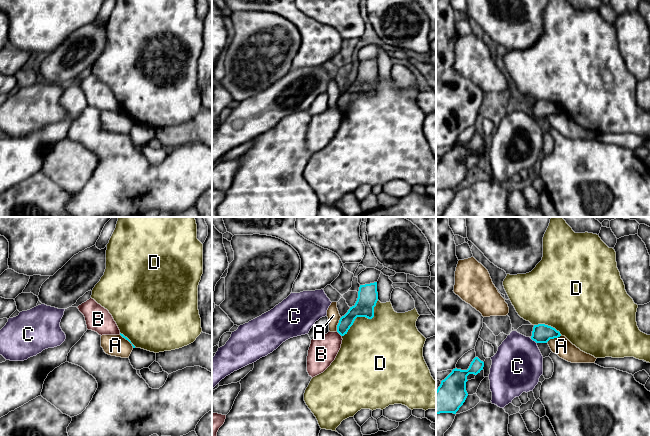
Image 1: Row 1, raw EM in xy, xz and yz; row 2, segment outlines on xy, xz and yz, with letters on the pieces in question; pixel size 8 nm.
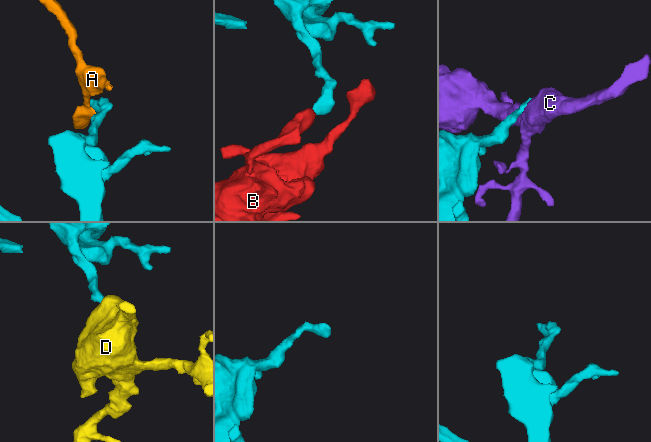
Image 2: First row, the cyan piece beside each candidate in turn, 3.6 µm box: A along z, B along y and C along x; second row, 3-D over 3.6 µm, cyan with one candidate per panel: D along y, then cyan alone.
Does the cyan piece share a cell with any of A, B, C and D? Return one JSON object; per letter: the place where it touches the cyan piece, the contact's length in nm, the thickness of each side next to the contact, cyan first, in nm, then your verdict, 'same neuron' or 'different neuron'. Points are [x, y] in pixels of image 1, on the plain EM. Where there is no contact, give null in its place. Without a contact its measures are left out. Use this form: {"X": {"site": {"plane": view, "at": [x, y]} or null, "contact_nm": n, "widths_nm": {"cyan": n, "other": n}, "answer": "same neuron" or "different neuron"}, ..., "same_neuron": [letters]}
{"A": {"site": {"plane": "yz", "at": [553, 114]}, "contact_nm": 140, "widths_nm": {"cyan": 150, "other": 150}, "answer": "different neuron"}, "B": {"site": {"plane": "xz", "at": [339, 109]}, "contact_nm": 60, "widths_nm": {"cyan": 110, "other": 220}, "answer": "different neuron"}, "C": {"site": {"plane": "yz", "at": [533, 116]}, "contact_nm": 70, "widths_nm": {"cyan": 150, "other": 400}, "answer": "different neuron"}, "D": {"site": {"plane": "xz", "at": [363, 92]}, "contact_nm": 420, "widths_nm": {"cyan": 160, "other": 440}, "answer": "different neuron"}, "same_neuron": []}

